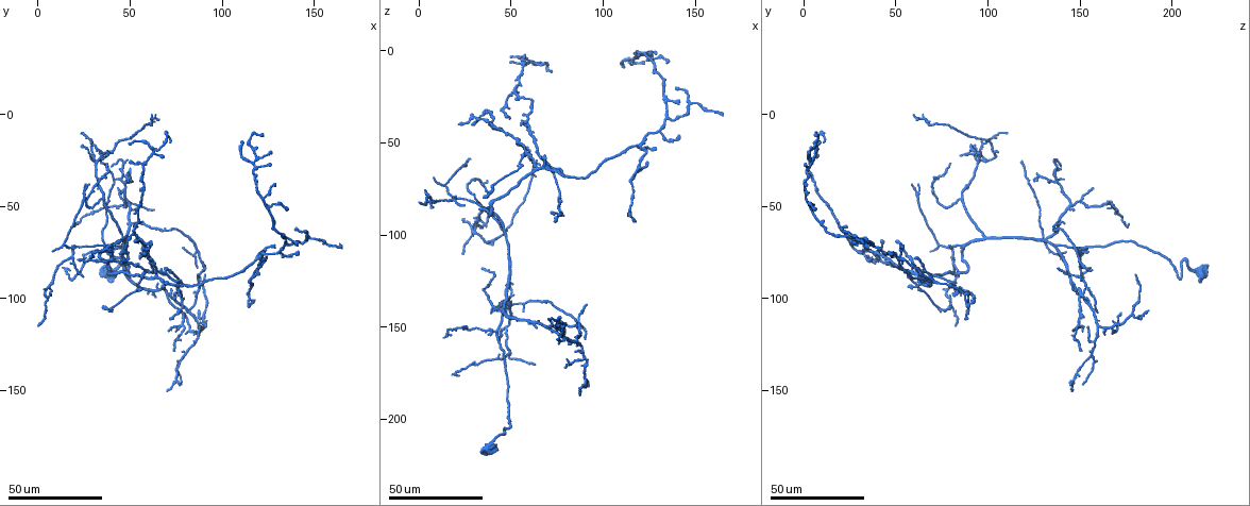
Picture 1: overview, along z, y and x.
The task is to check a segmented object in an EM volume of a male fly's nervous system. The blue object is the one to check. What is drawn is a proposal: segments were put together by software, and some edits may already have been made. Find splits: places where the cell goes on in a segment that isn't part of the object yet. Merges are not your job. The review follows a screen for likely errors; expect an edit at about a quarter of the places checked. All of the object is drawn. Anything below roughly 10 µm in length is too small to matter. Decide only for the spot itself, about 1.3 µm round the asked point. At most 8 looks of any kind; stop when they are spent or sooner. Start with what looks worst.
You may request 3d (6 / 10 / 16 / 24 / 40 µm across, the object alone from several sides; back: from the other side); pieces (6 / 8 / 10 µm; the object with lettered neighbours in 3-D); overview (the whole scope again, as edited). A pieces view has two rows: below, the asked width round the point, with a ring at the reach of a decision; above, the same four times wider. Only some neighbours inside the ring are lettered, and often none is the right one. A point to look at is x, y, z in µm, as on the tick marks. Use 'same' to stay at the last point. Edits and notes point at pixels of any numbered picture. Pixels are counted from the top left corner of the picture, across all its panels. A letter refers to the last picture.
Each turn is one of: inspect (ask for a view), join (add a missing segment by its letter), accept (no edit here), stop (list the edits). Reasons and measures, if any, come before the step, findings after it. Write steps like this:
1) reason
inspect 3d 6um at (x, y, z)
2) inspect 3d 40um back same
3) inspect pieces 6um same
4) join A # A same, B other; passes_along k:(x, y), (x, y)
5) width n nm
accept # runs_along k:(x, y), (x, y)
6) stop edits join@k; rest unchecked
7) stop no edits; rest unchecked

an open end
inspect 3d 24um at (1, 116, 82)

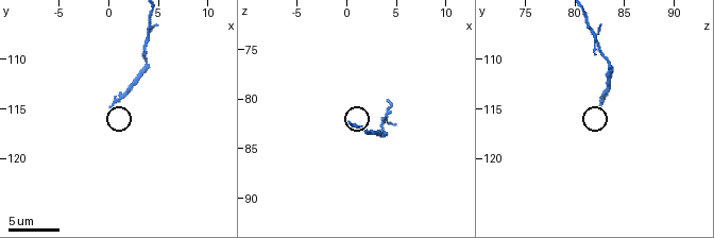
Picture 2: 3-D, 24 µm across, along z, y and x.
inspect pieces 6um at (0.0, 115.0, 82.4)

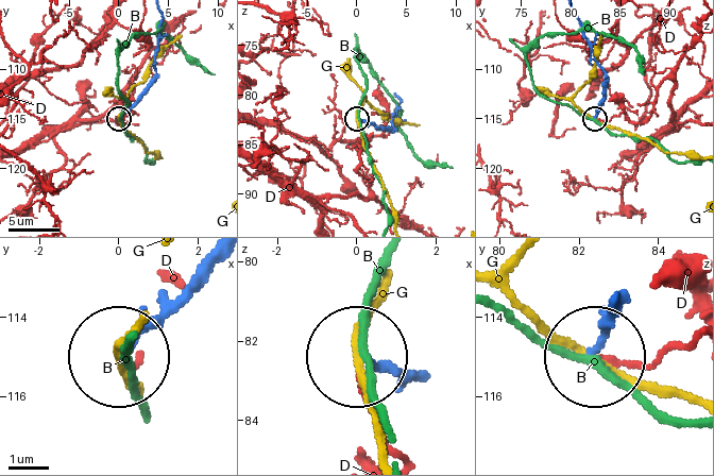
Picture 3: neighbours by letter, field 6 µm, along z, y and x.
accept # B other, D other, G other; runs_along 3:(576, 19), (604, 74), (604, 98), (594, 117); no lettered segment goes on from it

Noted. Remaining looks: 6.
end of a long branch
inspect 3d 40um at (63, 51, 170)

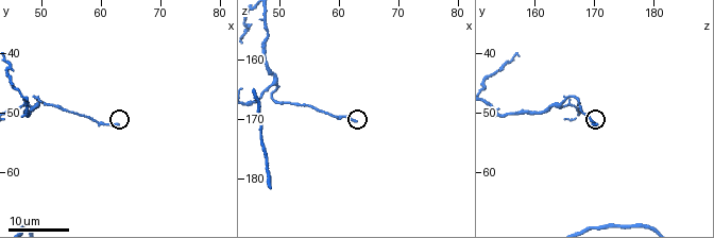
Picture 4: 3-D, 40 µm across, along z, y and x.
inspect pieces 10um at (63.0, 52.0, 170.0)

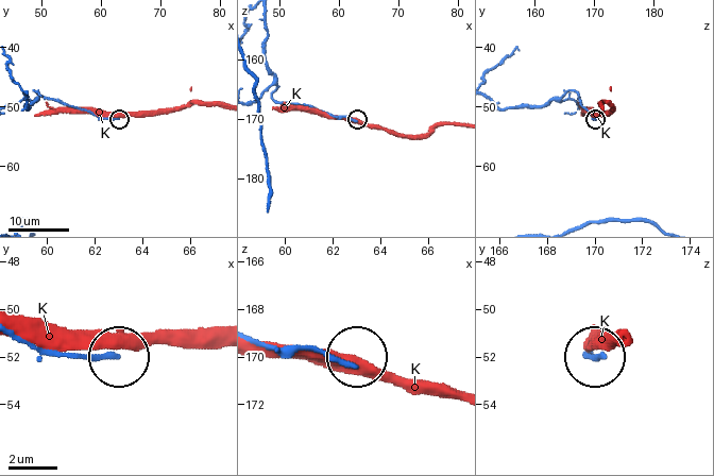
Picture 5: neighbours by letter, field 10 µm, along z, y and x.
accept # K other; runs_along 5:(35, 91), (100, 117), (116, 118); no lettered segment goes on from it

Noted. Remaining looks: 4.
branch stops here
inspect 3d 24um at (49, 30, 137)

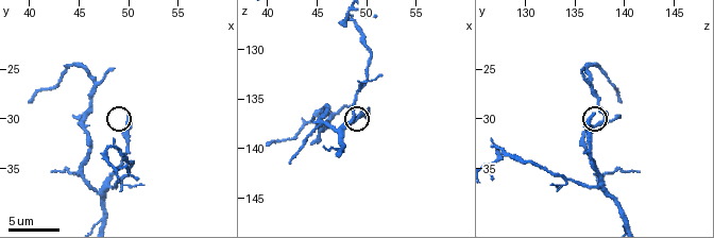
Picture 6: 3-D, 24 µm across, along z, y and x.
inspect 3d 6um at (50.0, 29.6, 137.0)

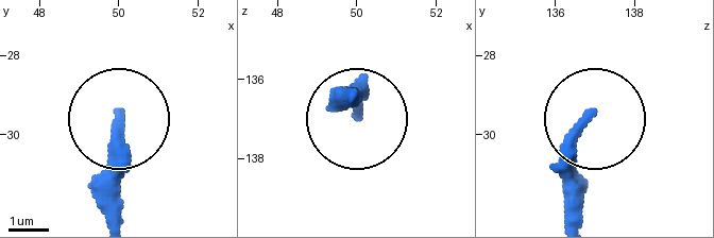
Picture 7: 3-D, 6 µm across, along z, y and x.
inspect pieces 10um at (50.05, 29.50, 136.90)

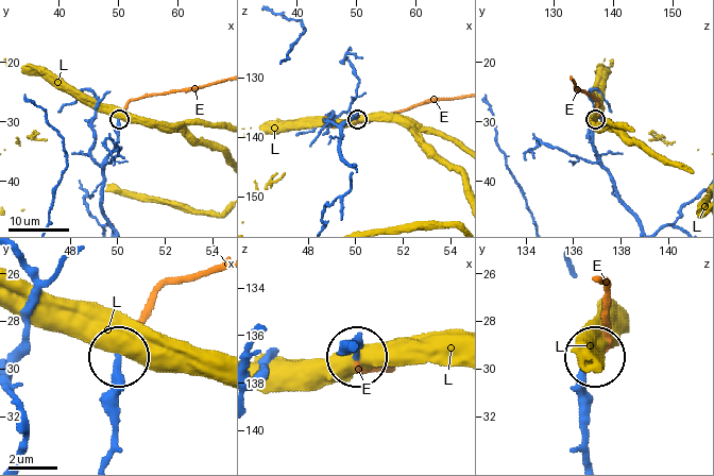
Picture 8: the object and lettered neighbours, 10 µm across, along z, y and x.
width 220 nm
join E # E same, L other; it goes on there

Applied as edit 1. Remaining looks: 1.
stop edits join@8; rest unchecked

